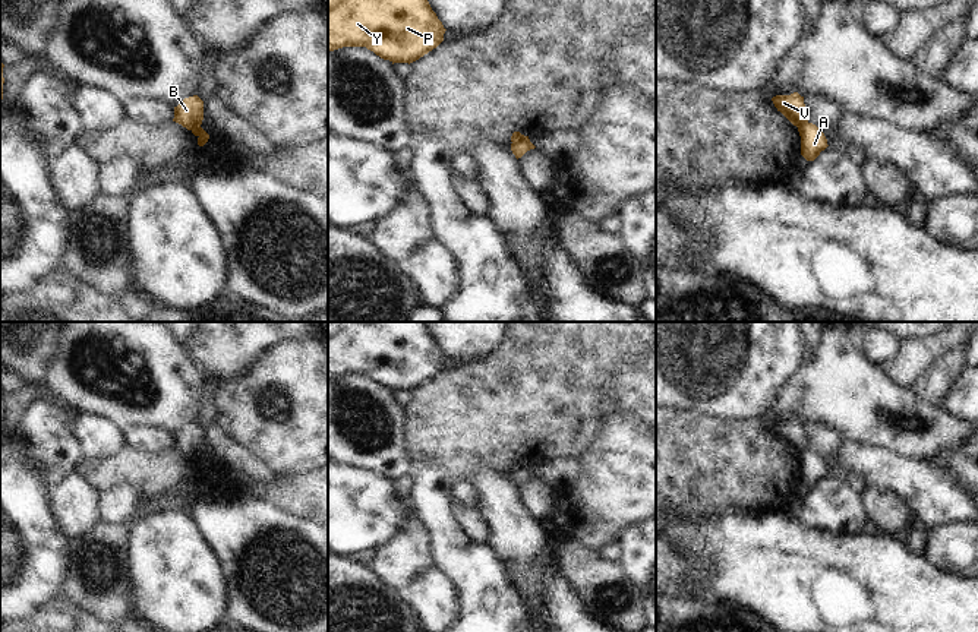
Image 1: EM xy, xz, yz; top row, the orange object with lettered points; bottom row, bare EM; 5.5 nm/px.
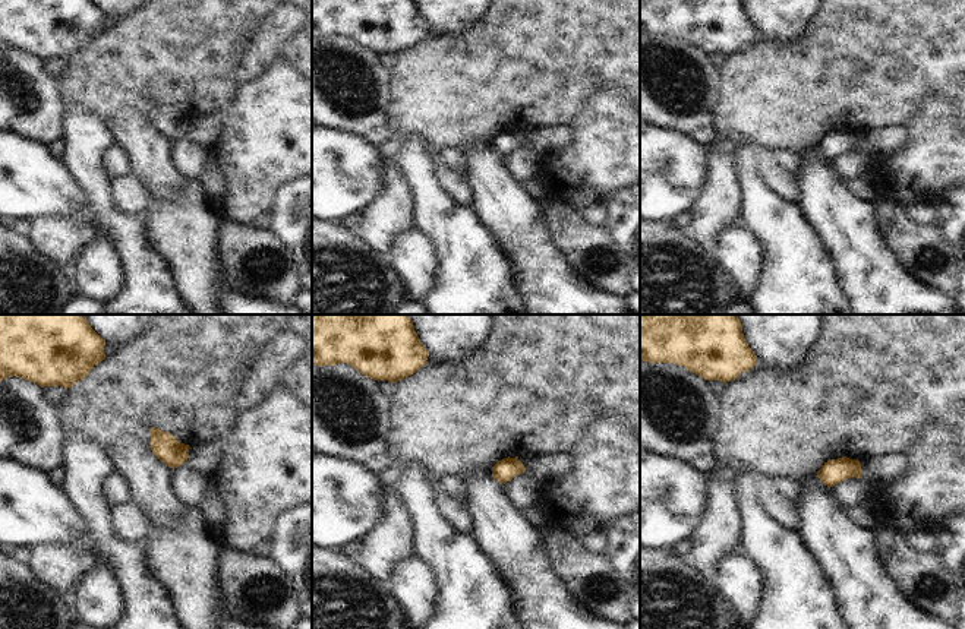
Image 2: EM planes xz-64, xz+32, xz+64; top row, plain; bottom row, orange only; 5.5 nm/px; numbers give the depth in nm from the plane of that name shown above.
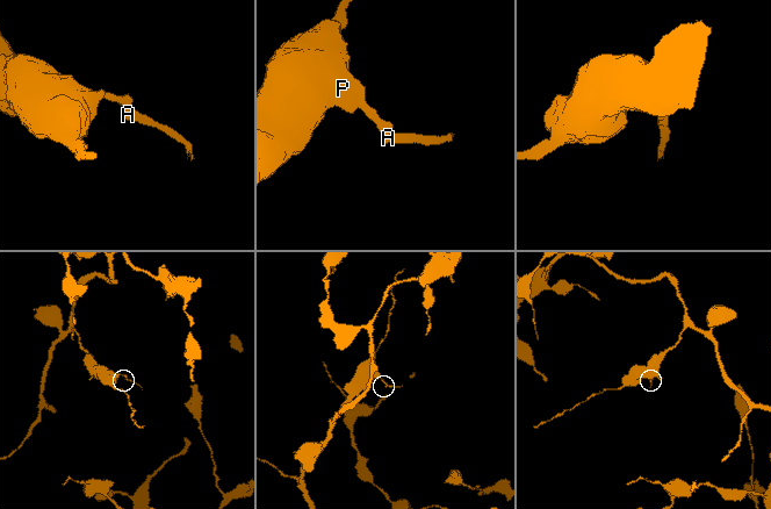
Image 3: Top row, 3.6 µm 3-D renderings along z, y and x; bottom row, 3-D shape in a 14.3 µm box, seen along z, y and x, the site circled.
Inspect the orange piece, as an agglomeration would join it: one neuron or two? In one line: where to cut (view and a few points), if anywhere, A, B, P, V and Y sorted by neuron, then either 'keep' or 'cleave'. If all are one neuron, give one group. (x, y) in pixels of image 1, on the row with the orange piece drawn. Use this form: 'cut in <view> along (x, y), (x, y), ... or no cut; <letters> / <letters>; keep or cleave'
cut in xy along (199, 125), (189, 129); A / B P V Y; cleave

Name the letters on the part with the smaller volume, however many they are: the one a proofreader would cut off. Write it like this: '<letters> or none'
A

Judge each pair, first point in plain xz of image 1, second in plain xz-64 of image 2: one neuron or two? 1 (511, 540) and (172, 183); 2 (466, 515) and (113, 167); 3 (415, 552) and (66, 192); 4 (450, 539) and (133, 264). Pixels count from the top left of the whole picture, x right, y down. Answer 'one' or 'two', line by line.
1: one
2: two
3: two
4: one

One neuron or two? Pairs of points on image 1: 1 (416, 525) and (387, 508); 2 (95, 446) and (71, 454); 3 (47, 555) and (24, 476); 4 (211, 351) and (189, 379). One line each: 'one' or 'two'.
1: two
2: two
3: one
4: two

